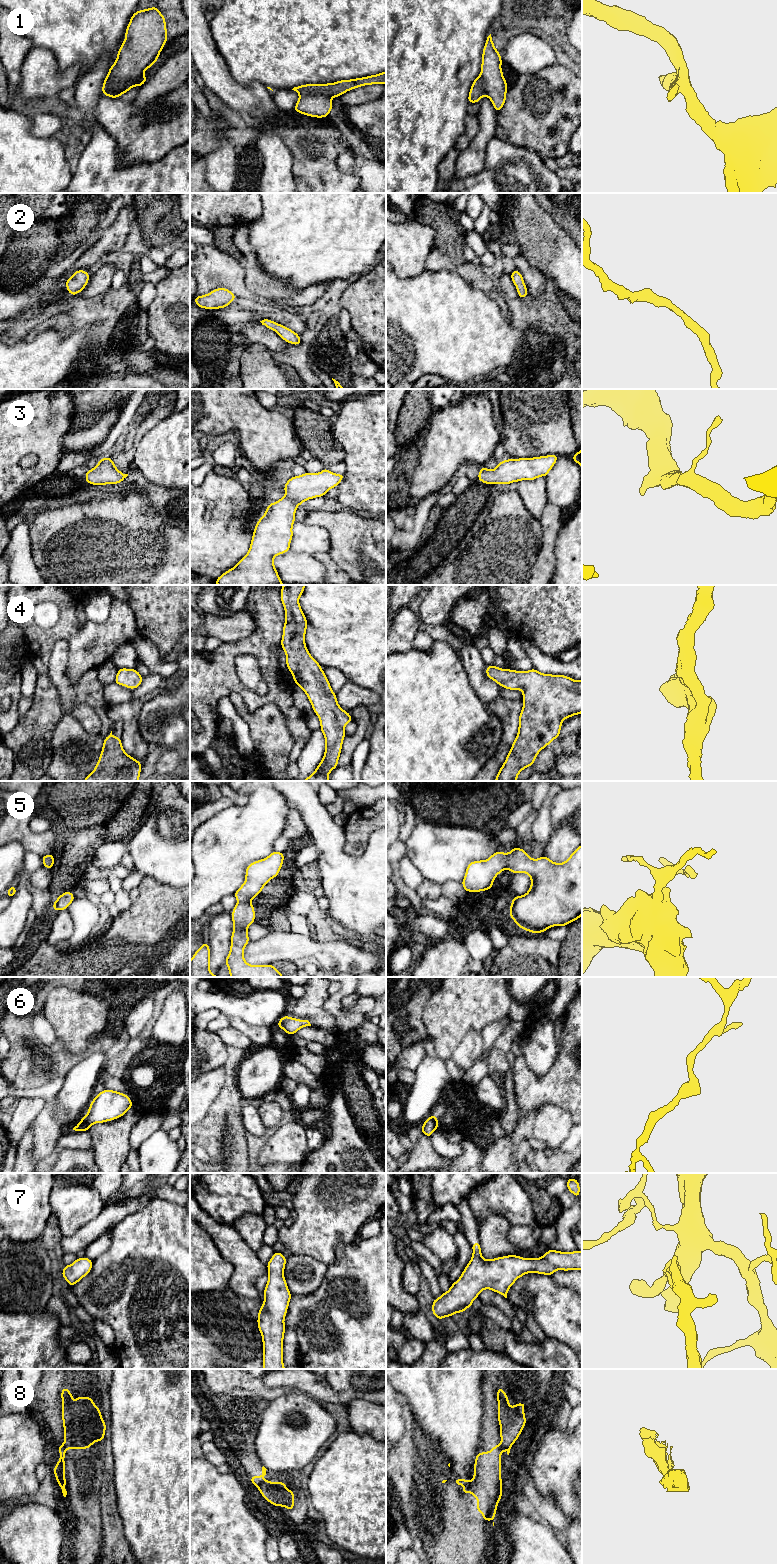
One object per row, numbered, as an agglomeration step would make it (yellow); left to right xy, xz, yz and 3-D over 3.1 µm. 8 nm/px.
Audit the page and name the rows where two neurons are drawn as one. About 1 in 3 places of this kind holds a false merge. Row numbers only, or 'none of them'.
1, 5, 8

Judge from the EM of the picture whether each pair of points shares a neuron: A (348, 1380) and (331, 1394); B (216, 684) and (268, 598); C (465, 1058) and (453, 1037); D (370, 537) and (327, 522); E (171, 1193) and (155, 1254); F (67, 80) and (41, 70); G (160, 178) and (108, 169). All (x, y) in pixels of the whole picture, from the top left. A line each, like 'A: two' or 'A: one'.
A: two
B: one
C: two
D: one
E: two
F: one
G: one

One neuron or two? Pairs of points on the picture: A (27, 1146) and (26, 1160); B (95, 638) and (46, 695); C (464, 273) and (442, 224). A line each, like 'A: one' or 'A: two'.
A: one
B: one
C: two

